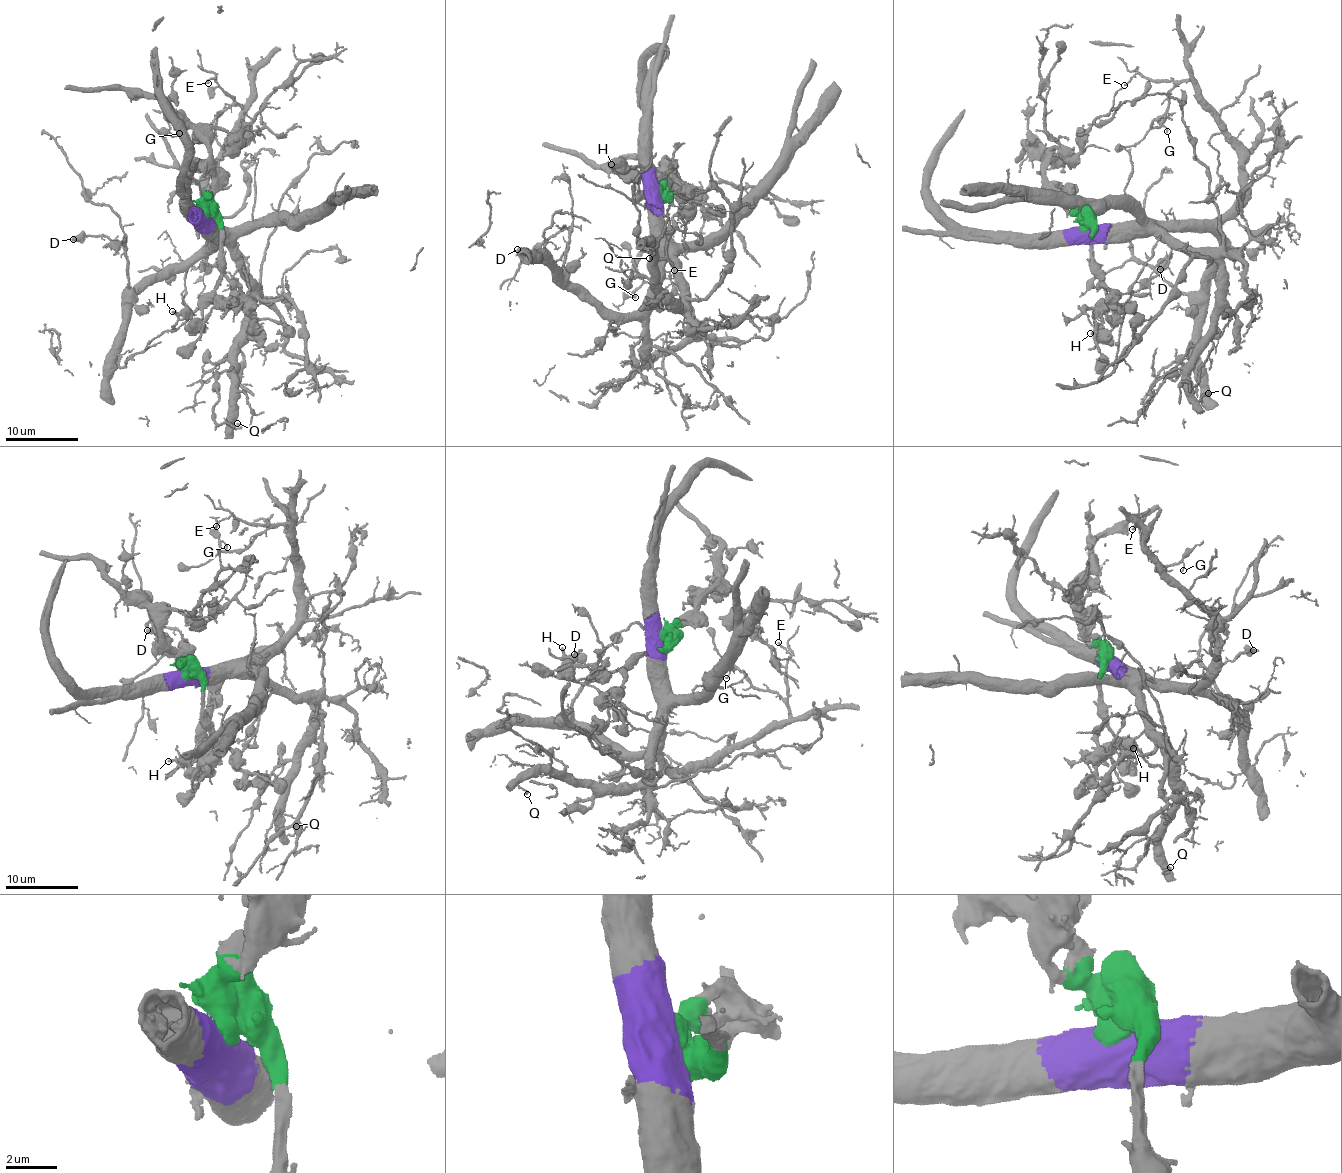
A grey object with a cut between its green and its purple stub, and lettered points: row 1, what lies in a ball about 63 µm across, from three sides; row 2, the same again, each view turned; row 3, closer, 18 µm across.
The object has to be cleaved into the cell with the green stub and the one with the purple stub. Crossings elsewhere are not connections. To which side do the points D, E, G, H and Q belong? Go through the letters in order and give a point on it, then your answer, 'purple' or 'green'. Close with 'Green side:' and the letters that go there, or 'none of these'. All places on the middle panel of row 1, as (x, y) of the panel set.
D: at (517, 249); purple
E: at (674, 270); purple
G: at (635, 297); purple
H: at (611, 164); green
Q: at (649, 258); purple
Green side: H

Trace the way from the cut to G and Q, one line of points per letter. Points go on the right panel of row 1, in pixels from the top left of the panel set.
G: (1086, 228), (1218, 219), (1234, 204), (1241, 146), (1192, 81), (1175, 83), (1167, 110), (1152, 122), (1168, 132)
Q: (1086, 228), (1161, 234), (1204, 252), (1219, 266), (1211, 337), (1188, 376), (1191, 397), (1197, 402), (1207, 392)

